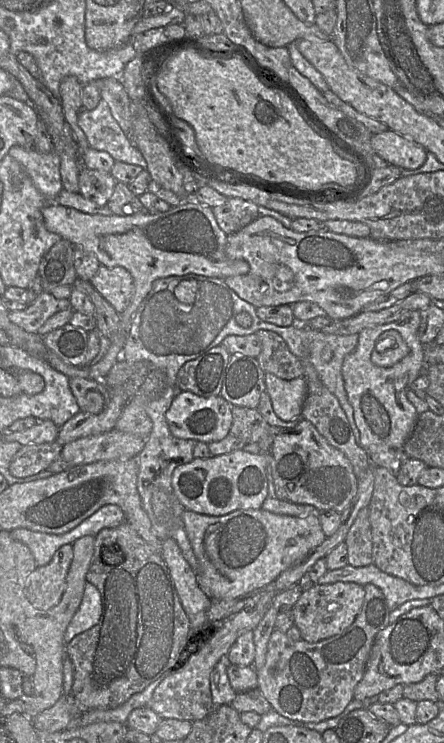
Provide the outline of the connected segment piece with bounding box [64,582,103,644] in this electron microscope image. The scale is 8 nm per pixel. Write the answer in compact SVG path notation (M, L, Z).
M87 582L81 604L65 631L64 642L67 644L76 635L95 626L101 618L102 611L103 603L99 590Z

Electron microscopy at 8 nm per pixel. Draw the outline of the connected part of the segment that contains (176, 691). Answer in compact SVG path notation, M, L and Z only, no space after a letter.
M255 607L246 608L220 624L209 624L210 631L214 631L214 636L189 659L184 667L177 668L175 672L164 679L154 691L152 699L146 707L151 708L162 719L195 722L208 718L216 709L210 685L214 667L227 657L229 650L242 634L254 631L264 614L265 612L259 612Z

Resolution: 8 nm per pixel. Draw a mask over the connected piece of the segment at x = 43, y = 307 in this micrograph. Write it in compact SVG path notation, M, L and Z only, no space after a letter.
M44 291L26 309L9 311L8 317L11 322L20 326L25 331L38 333L39 328L51 316L59 311L70 308L71 303L69 299L57 299L49 292Z

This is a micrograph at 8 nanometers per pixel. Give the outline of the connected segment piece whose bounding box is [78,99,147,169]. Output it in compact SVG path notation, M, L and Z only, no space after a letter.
M101 99L93 110L81 111L78 125L91 148L108 152L115 161L146 169L147 163L143 155L122 131L104 100Z

